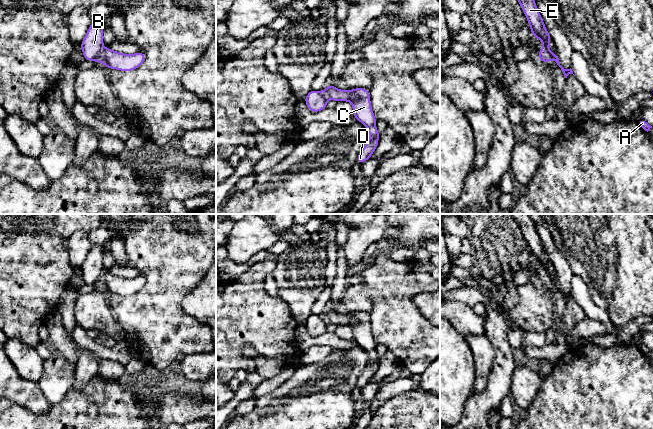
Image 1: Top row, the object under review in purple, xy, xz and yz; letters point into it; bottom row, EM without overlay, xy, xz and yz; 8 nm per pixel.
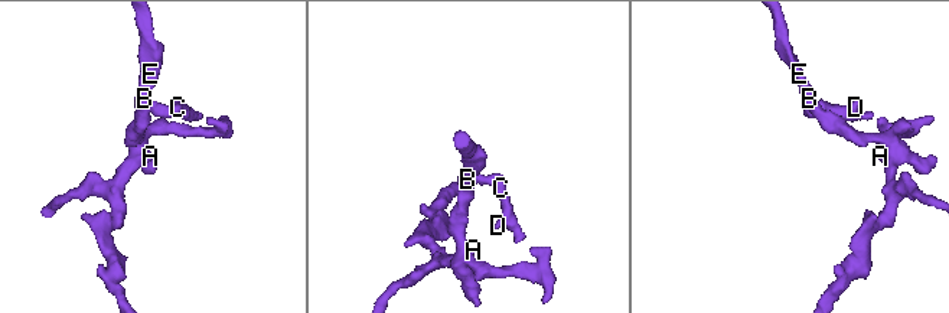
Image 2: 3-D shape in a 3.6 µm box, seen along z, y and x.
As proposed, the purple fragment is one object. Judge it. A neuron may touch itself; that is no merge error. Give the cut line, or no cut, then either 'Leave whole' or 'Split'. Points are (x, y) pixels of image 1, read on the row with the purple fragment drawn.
Split along xy (103, 48), (101, 61). Split

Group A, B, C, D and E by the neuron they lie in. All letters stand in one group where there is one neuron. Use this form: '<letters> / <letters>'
A B E / C D

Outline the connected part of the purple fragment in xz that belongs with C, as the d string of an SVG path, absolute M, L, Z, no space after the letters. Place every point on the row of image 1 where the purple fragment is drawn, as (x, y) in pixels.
M330 83L325 93L328 98L336 102L351 102L353 104L353 116L367 127L370 139L357 156L357 162L360 164L364 163L370 159L372 153L376 150L380 136L375 126L377 119L372 112L369 91L365 88L355 88L350 91L339 90Z

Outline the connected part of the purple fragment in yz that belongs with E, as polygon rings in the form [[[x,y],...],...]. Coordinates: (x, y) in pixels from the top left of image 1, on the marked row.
[[[518,0],[518,2],[521,5],[523,13],[525,14],[529,22],[533,37],[539,38],[543,43],[542,50],[544,51],[546,61],[555,61],[557,65],[561,68],[565,78],[567,78],[569,74],[573,74],[571,68],[564,69],[560,65],[556,50],[554,54],[549,51],[549,43],[552,42],[552,39],[549,36],[547,29],[545,28],[542,16],[540,15],[536,7],[535,0]]]

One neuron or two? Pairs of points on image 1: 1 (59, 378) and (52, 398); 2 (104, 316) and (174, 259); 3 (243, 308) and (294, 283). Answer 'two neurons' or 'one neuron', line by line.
1: one neuron
2: two neurons
3: two neurons

